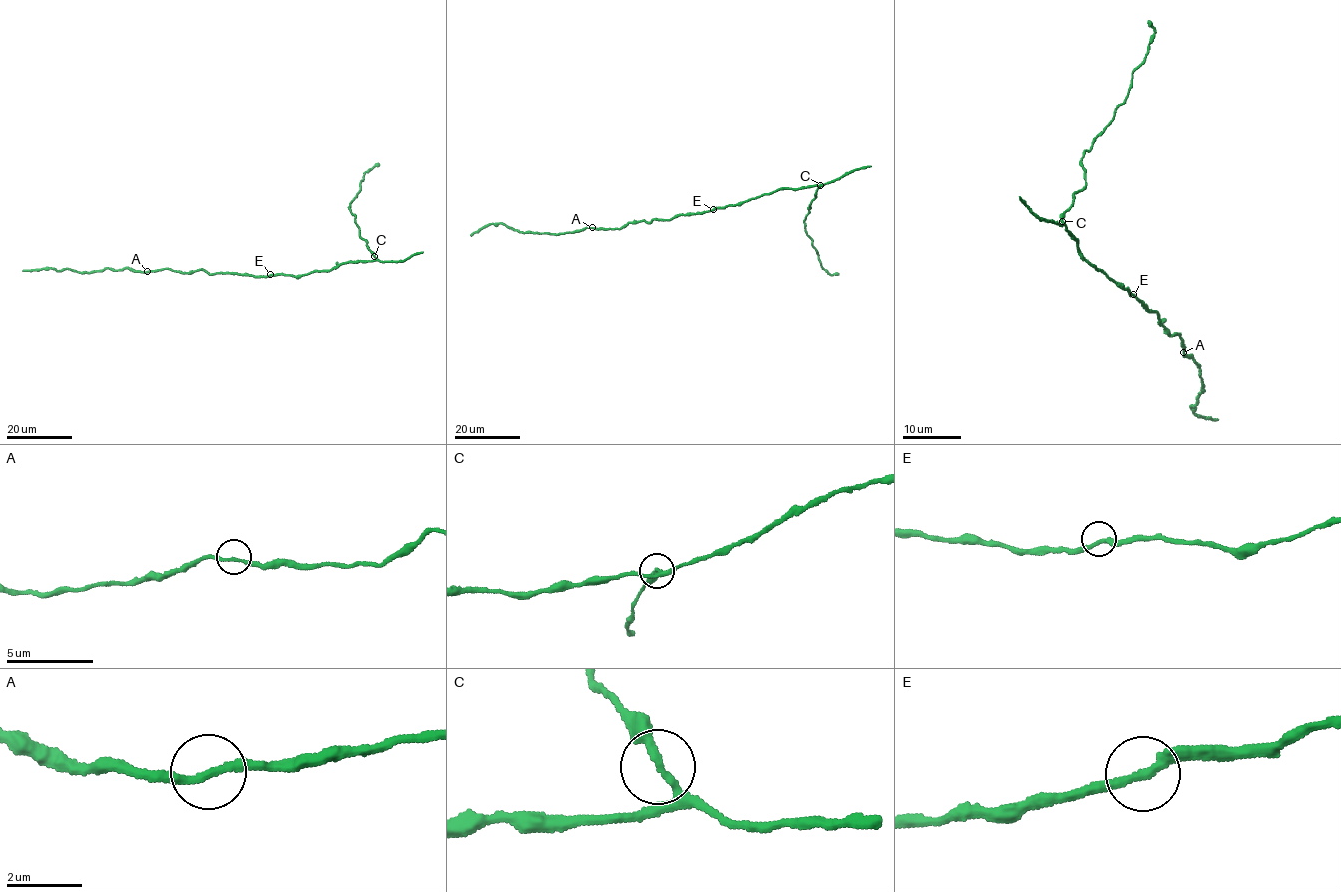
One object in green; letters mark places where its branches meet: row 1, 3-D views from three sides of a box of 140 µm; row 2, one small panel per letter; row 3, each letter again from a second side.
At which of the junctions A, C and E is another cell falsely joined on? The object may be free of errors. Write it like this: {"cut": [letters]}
{"cut": []}

